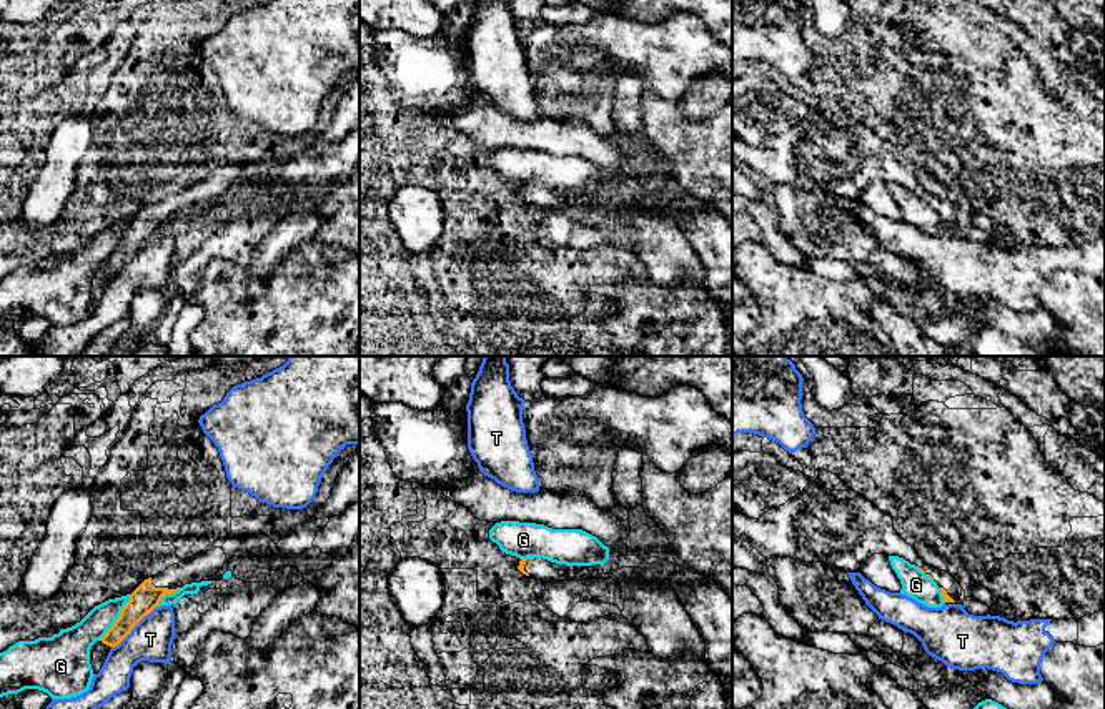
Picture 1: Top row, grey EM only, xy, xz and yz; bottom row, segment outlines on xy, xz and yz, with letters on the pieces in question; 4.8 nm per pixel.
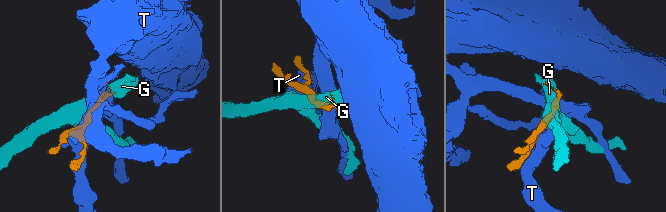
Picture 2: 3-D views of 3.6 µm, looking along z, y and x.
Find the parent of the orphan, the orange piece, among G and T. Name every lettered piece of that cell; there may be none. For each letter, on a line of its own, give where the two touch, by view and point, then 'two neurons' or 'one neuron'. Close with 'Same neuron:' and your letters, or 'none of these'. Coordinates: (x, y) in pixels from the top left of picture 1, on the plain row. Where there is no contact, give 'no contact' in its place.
G: meets orange in xy at (118, 245); two neurons
T: meets orange in xy at (133, 253); two neurons
Same neuron: none of these

